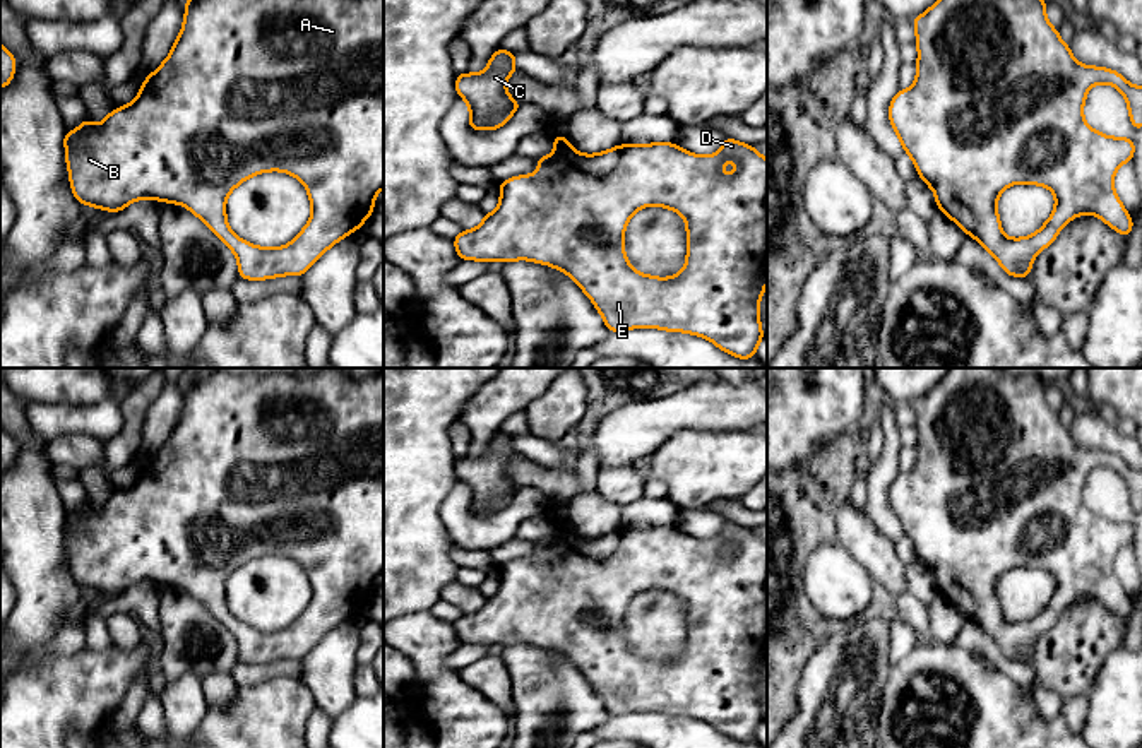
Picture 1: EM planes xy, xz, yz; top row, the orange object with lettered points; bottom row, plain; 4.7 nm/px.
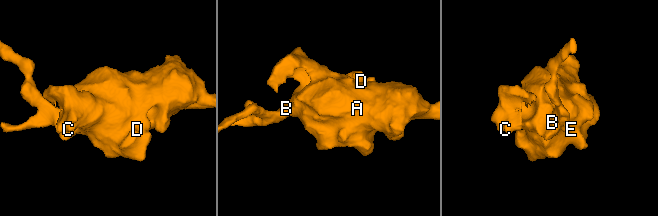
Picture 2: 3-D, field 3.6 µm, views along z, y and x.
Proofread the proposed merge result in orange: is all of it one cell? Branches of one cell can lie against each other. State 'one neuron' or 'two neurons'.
one neuron

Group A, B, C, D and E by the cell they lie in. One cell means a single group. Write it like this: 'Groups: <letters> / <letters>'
Groups: A B C D E

